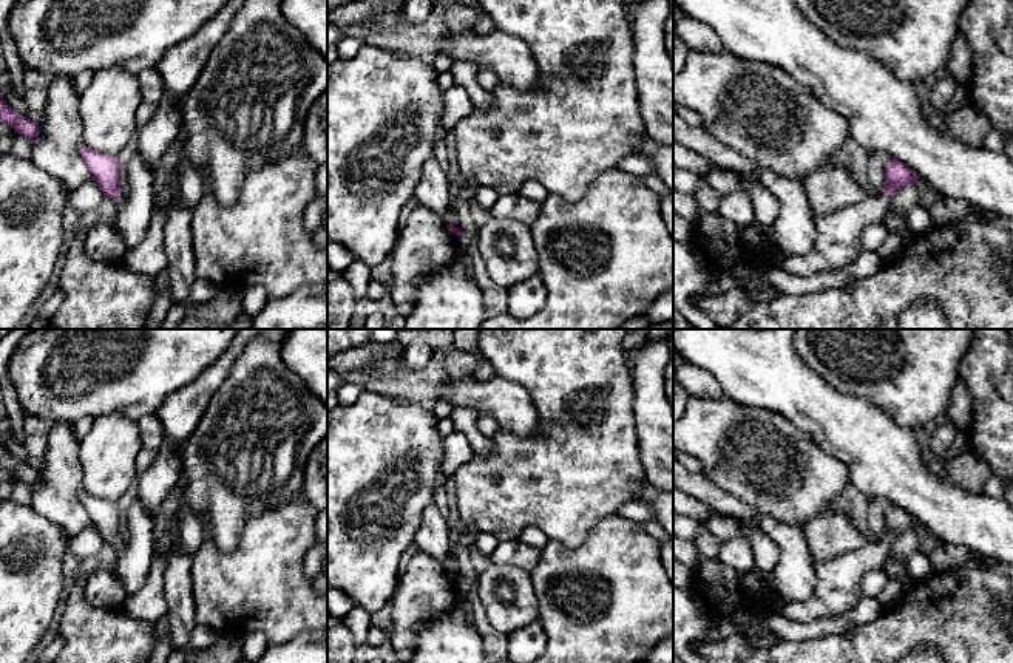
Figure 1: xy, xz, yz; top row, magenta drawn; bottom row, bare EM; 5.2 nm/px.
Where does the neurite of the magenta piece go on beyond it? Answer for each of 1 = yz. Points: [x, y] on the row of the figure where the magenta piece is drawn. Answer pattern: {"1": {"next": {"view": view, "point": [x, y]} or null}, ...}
{"1": {"next": {"view": "yz", "point": [839, 235]}}}

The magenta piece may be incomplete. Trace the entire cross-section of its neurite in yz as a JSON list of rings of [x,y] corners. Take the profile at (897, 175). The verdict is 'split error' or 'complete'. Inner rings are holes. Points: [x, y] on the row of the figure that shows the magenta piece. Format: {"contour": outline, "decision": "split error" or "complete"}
{"contour": [[[893,158],[885,165],[883,189],[855,204],[817,216],[814,247],[805,255],[786,255],[783,269],[797,277],[814,277],[851,264],[863,252],[863,230],[882,223],[889,198],[906,184],[917,184],[917,173]]], "decision": "split error"}

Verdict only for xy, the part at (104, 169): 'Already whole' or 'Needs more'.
Needs more

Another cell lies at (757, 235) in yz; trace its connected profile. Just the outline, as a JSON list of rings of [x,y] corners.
[[[750,223],[746,226],[740,226],[741,236],[754,247],[760,249],[767,263],[772,266],[781,266],[784,260],[784,253],[778,246],[777,236],[772,227],[764,227],[757,223]]]

